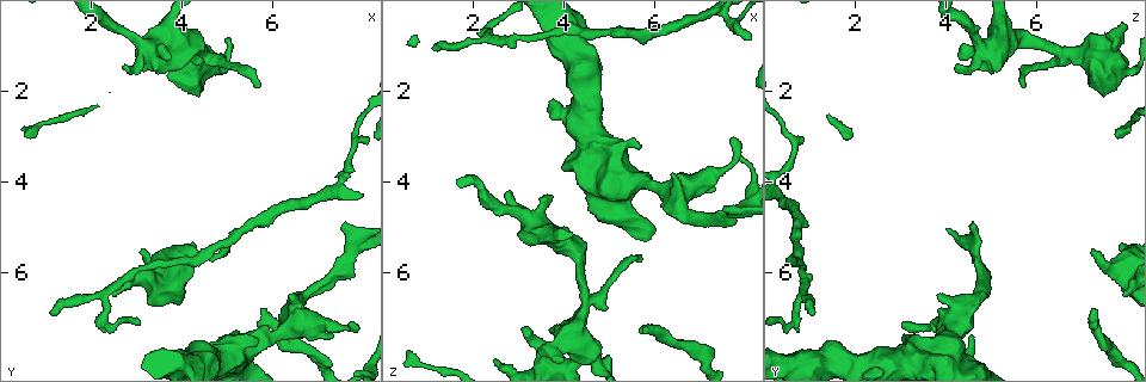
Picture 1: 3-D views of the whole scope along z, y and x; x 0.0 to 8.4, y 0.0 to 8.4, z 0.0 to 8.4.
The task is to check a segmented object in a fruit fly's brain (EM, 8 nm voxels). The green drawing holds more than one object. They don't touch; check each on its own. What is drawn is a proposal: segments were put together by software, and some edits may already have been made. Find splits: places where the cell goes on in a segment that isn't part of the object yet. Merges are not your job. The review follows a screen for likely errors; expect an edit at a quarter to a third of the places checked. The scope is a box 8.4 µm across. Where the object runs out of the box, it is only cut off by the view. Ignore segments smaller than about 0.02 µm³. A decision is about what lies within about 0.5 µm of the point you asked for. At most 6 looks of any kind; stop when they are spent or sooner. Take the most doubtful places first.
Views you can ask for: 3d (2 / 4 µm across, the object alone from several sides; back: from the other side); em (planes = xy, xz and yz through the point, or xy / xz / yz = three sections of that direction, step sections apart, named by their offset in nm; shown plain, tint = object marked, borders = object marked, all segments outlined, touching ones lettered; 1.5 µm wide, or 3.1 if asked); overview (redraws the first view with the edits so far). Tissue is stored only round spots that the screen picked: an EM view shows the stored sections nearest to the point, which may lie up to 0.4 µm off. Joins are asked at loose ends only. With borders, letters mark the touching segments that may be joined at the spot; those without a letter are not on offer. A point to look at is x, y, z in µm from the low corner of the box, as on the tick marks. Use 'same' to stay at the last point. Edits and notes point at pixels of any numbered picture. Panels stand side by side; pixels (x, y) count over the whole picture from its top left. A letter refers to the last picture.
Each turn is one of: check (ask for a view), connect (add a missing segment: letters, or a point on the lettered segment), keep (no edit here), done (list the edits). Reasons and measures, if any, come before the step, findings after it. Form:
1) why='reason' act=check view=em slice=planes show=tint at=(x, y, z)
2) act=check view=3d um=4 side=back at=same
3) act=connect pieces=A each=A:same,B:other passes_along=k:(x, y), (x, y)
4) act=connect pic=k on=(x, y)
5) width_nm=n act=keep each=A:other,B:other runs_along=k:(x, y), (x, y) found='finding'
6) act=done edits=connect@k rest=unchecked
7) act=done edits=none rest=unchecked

why='branch stops here' act=check view=3d um=2 at=(1.10, 6.85, 1.10)

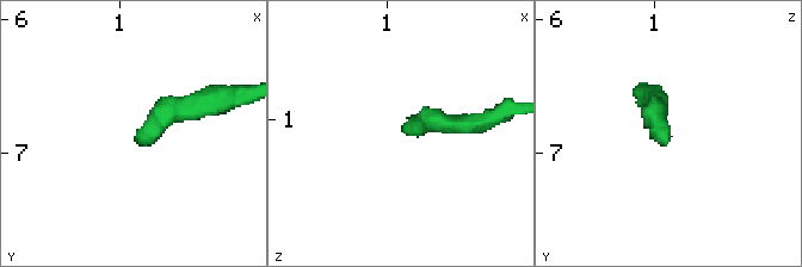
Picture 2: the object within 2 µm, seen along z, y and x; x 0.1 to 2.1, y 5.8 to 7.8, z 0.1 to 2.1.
act=check view=em slice=xy step=4 show=tint at=(1.14, 6.88, 1.08)

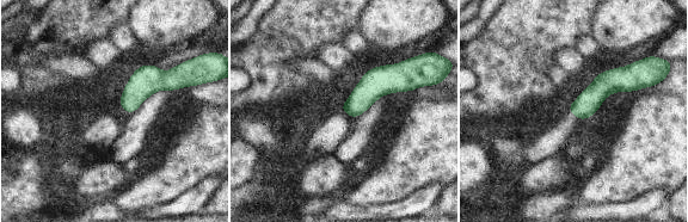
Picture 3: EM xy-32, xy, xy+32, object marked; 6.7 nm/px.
why='another direction' act=check view=em slice=planes show=borders at=same

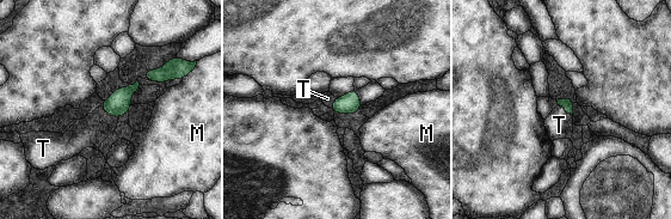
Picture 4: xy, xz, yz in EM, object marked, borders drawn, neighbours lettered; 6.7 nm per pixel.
longest_contact=T:150nm act=connect pieces=T each=M:other,T:same passes_along=4:(119, 102), (108, 114), (91, 131) found='it goes on there'

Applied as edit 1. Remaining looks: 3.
why='redraw' act=check view=overview

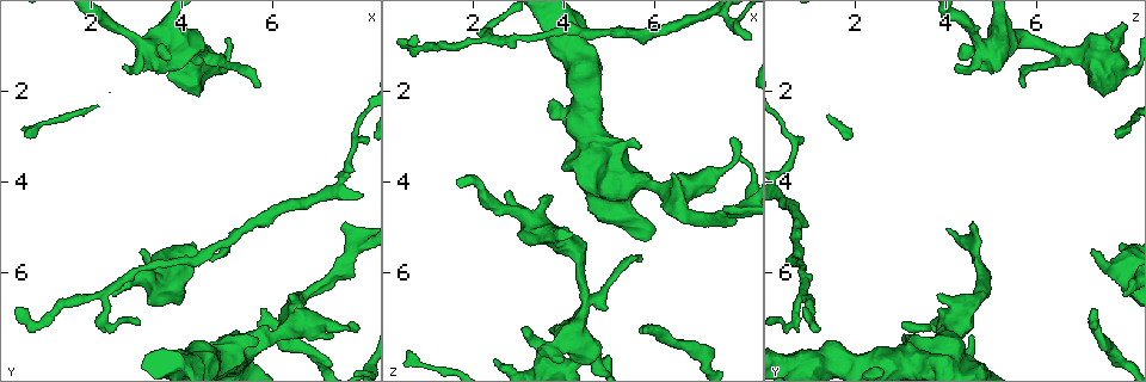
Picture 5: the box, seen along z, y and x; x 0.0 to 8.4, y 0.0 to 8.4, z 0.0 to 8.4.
why='an open end' act=check view=3d um=4 side=back at=(3.05, 5.50, 7.25)

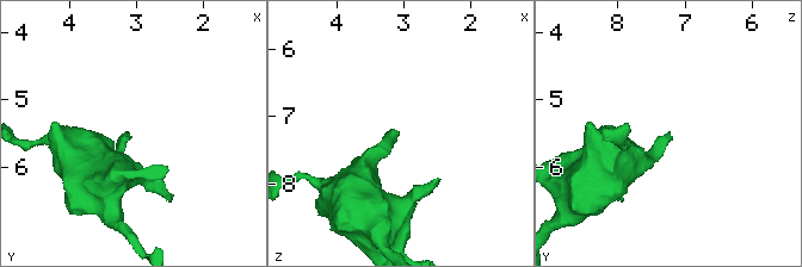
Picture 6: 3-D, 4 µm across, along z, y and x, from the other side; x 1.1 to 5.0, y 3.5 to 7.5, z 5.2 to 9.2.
act=check view=em slice=planes show=borders at=(3.15, 5.50, 7.25)

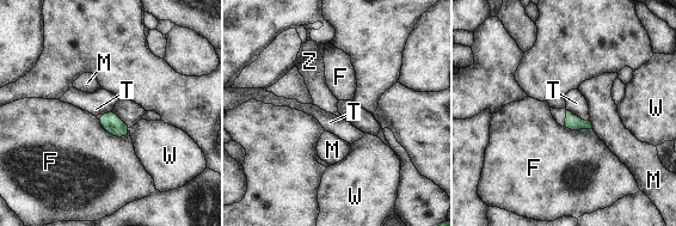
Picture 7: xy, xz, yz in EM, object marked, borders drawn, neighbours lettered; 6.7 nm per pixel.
longest_contact=F:260nm act=connect pieces=Z each=F:other,M:other,T:other,W:other,Z:same passes_along=7:(571, 122), (565, 118), (559, 115) found='it goes on there'

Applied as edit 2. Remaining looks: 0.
act=done edits=connect@4,connect@7 rest=unchecked

